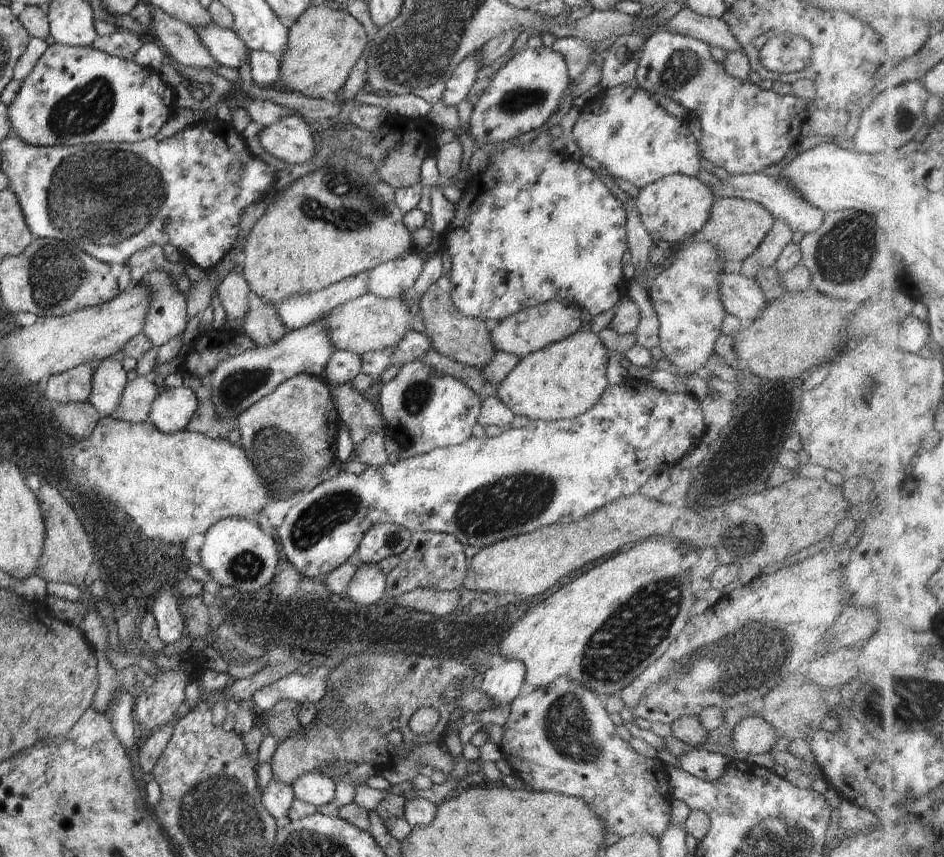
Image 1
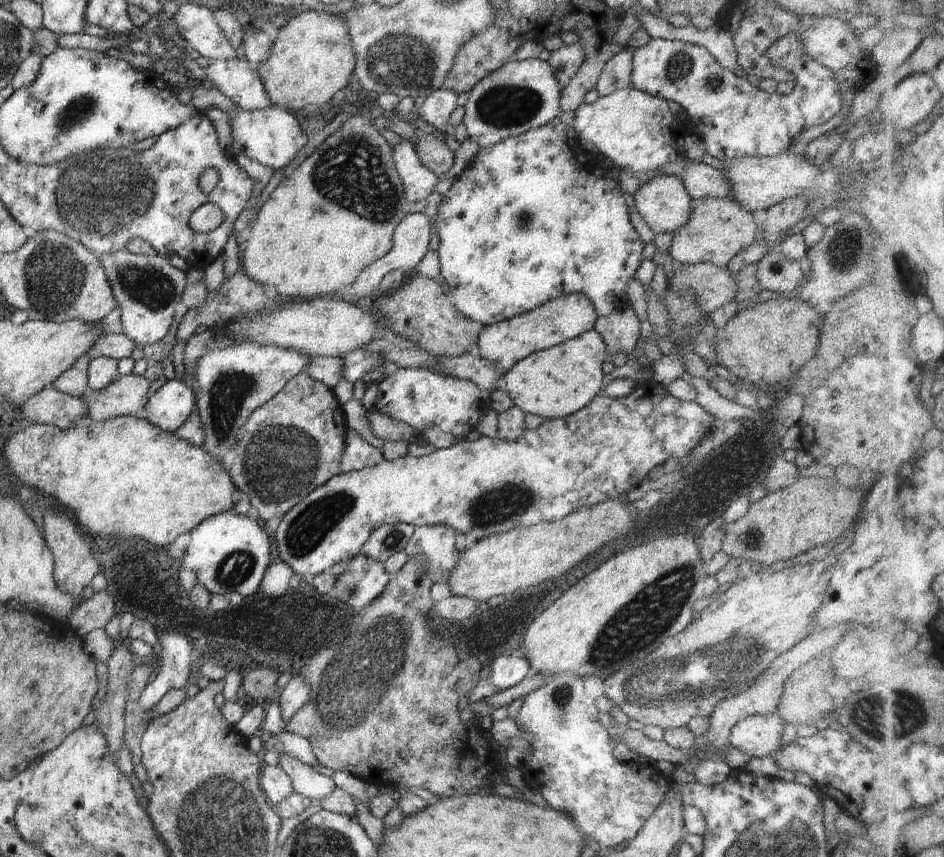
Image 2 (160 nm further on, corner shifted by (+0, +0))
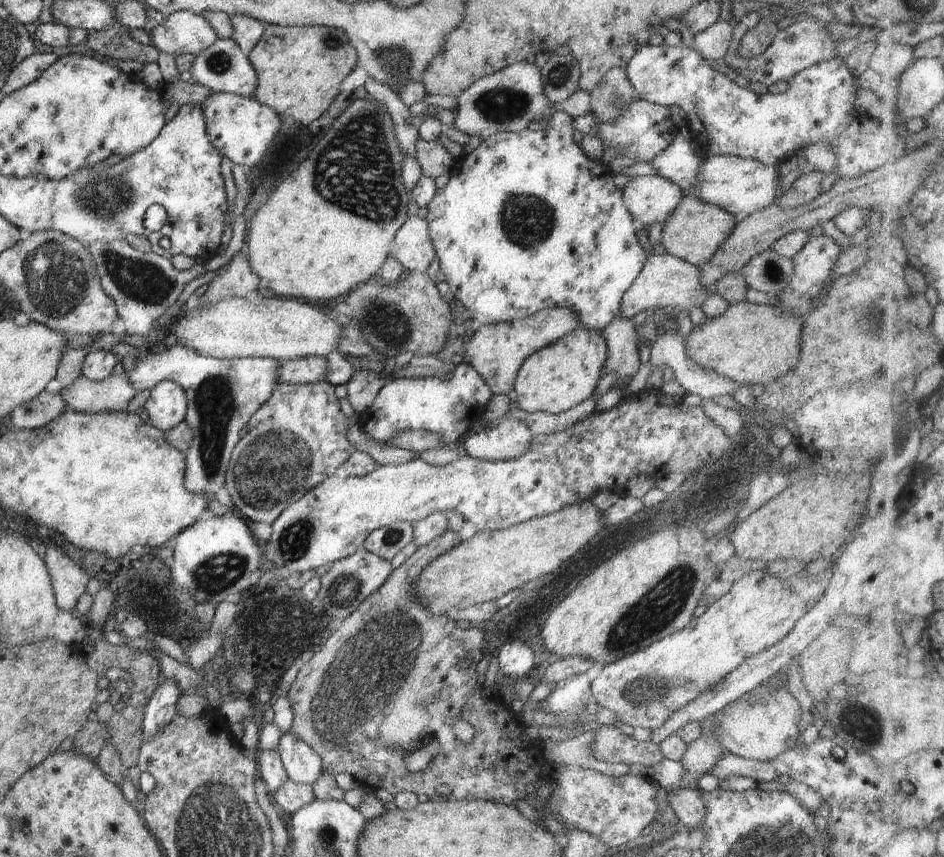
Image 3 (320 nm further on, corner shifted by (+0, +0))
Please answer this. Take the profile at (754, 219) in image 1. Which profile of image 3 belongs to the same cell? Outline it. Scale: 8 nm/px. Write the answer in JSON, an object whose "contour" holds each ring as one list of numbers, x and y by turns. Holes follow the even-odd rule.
{"contour":[[690,194,683,196,678,208,668,216,662,228,662,243,666,253,684,260,693,266,704,266,718,252,722,242,734,232,736,218,720,206,702,202]]}

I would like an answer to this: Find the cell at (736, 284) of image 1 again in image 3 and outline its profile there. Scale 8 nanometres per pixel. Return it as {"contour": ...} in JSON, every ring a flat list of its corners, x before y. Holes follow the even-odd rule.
{"contour":[[672,254,648,255,646,264,634,284,626,290,620,306,619,318,631,320,640,312,649,312,651,308,688,310,702,308,702,304,710,298,713,289,709,290,700,284,700,268,684,260,675,258]]}

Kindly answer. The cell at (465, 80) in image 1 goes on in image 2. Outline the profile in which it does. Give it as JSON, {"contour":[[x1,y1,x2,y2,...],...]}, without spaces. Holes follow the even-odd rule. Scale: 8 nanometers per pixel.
{"contour":[[440,88,429,94,419,109,415,110,417,118,422,118,426,124,434,126,440,133,445,134,449,116,457,107,458,95,450,89]]}

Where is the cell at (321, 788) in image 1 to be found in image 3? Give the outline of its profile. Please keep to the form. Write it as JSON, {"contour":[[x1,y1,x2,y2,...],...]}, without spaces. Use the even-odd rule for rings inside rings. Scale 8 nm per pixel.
{"contour":[[291,731,281,736,277,752,292,782,313,786,324,772,318,754]]}

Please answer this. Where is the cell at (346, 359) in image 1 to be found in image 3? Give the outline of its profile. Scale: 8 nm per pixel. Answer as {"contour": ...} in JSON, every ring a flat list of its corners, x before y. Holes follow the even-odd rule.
{"contour":[[308,356,282,361,278,368,278,383,307,384,320,382,326,376,328,360,325,357]]}

